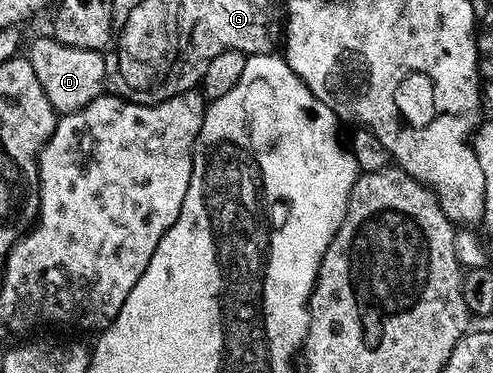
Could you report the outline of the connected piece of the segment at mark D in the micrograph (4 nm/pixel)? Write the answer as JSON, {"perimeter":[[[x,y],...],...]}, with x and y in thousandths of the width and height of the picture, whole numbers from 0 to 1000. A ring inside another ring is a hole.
{"perimeter":[[[95,97],[95,102],[75,105],[65,118],[63,137],[53,137],[51,153],[67,172],[67,196],[73,198],[83,236],[91,236],[91,257],[99,257],[99,279],[122,308],[156,300],[211,249],[209,217],[217,209],[217,166],[203,137],[181,129],[144,129],[140,118],[118,113],[110,97]]]}

